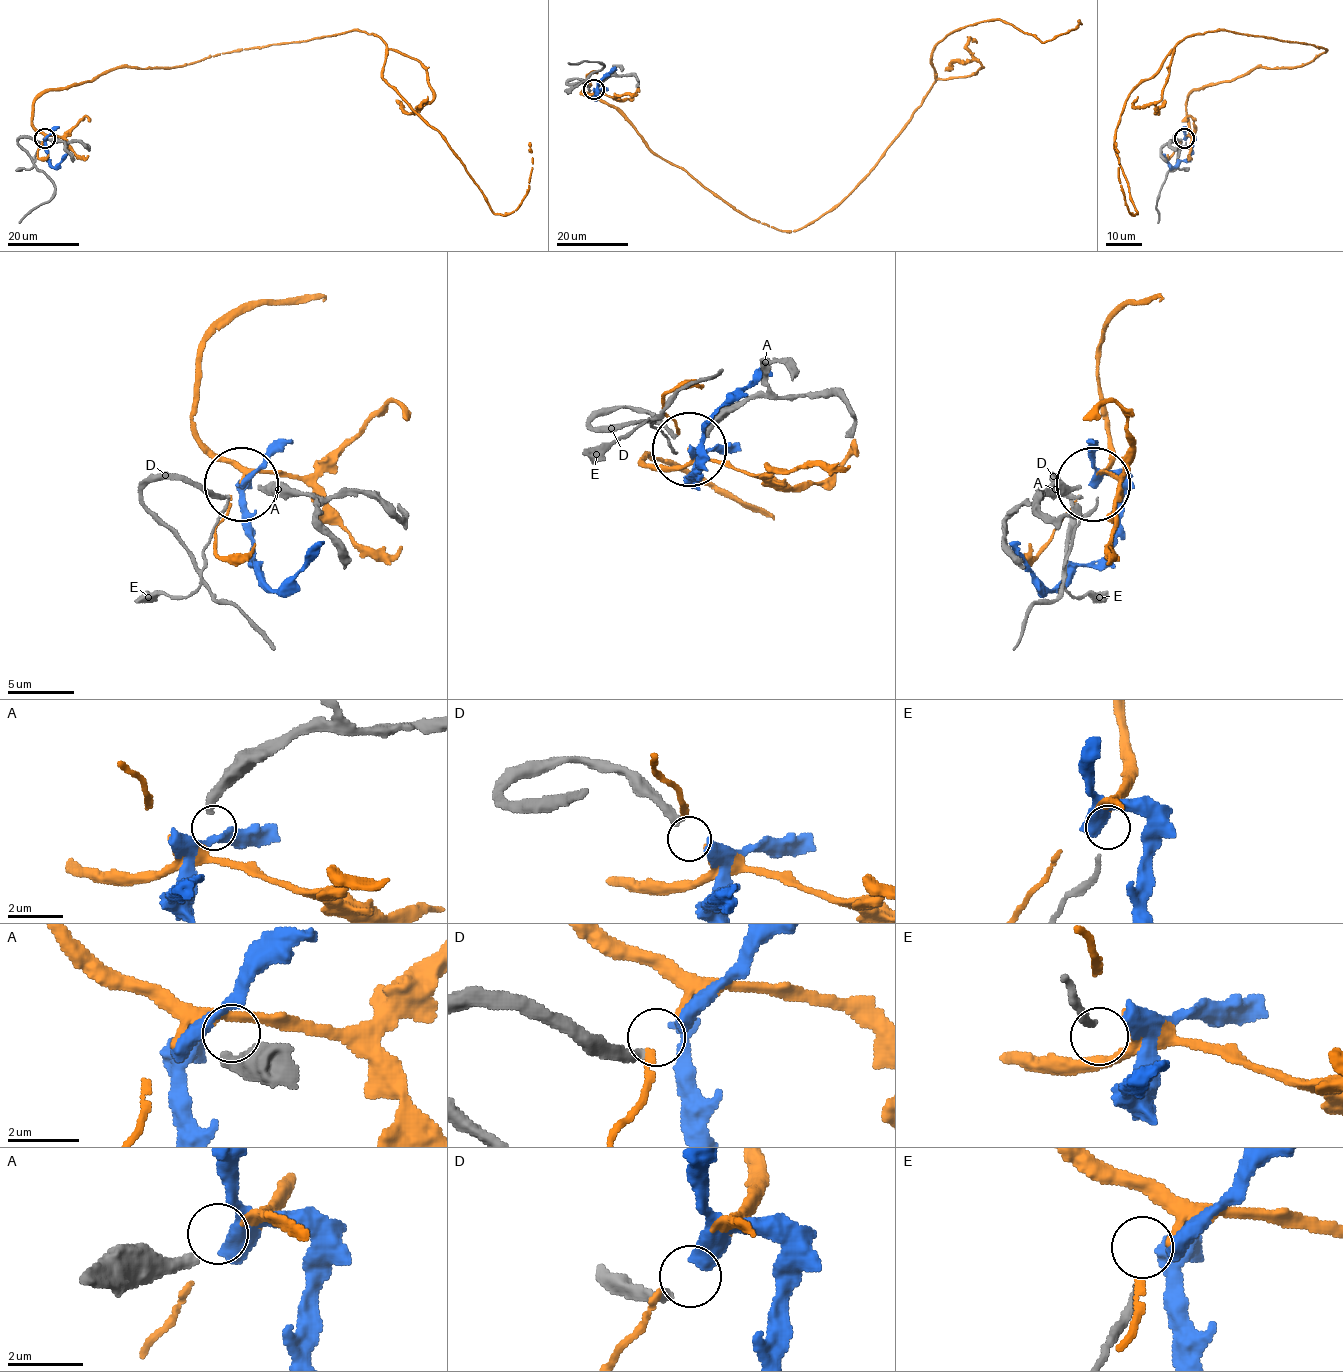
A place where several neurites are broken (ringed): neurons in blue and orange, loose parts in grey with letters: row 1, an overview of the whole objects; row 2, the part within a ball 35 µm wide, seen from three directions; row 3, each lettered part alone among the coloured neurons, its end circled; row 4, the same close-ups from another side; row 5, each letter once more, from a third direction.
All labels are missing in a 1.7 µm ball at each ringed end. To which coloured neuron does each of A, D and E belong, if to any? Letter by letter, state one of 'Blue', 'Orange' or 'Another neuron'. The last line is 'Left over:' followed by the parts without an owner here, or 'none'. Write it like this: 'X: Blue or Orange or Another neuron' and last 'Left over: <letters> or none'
A: Orange
D: Blue
E: Another neuron
Left over: E

